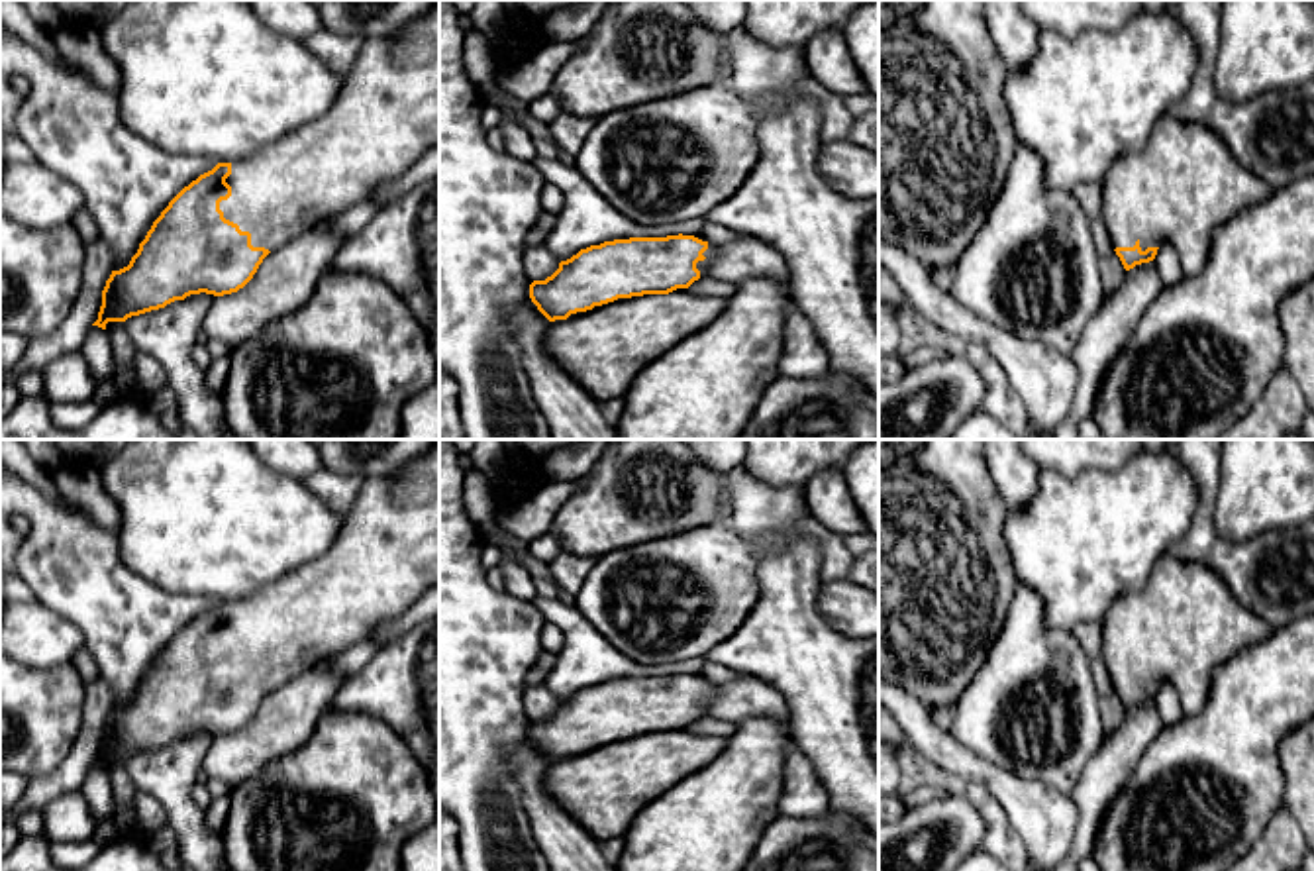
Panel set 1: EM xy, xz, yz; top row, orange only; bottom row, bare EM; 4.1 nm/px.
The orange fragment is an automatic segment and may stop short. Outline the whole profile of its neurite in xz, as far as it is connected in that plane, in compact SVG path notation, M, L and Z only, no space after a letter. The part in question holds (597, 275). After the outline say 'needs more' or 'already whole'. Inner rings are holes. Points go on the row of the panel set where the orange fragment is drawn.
M700 235L630 237L581 249L545 281L530 284L530 298L551 322L545 345L557 363L600 404L622 398L635 377L671 347L714 322L728 298L694 296L686 288L708 277L718 247Z; needs more

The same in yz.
M1165 112L1149 143L1120 155L1102 179L1102 218L1126 271L1171 243L1183 275L1194 277L1214 231L1271 194L1210 128Z; needs more

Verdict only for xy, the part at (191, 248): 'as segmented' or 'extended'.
extended

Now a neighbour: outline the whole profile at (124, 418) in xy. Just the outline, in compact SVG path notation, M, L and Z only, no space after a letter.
M120 396L100 408L80 430L61 430L49 416L47 398L20 398L14 410L0 418L0 439L178 439L153 414L147 400Z

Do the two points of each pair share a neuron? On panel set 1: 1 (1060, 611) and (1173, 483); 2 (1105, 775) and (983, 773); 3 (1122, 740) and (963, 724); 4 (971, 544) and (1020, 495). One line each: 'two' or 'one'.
1: one
2: two
3: two
4: two

